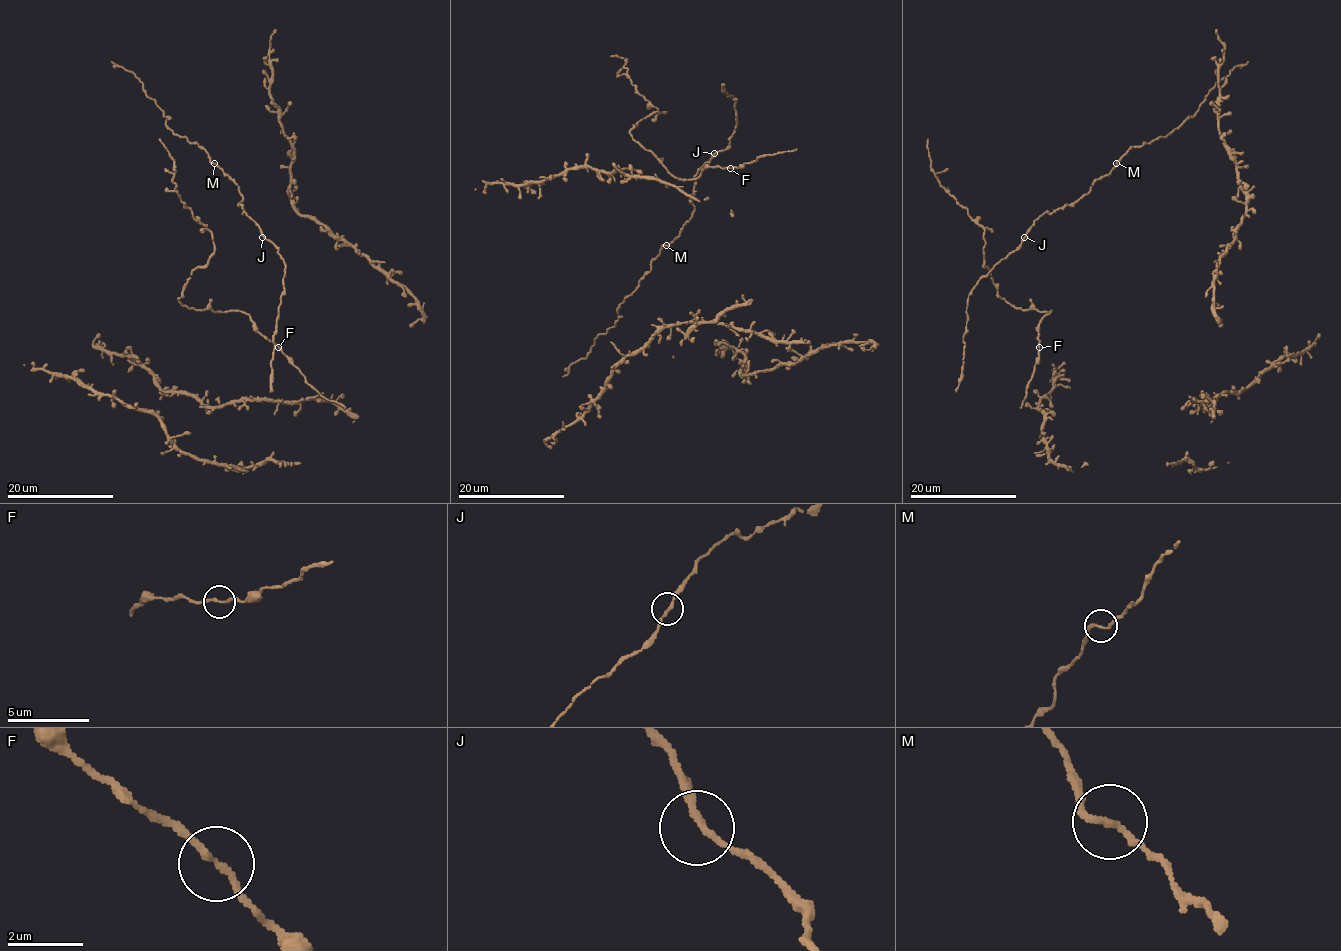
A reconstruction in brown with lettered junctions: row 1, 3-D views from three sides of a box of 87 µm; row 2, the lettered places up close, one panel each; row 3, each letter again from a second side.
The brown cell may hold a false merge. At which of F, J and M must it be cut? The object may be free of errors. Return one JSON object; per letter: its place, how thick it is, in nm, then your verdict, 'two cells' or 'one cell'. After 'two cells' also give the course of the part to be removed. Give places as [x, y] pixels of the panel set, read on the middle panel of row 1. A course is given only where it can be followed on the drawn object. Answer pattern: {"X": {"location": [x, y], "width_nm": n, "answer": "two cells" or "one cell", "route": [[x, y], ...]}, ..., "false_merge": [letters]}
{"F": {"location": [730, 168], "width_nm": 170, "answer": "one cell"}, "J": {"location": [714, 153], "width_nm": 180, "answer": "one cell"}, "M": {"location": [666, 245], "width_nm": 170, "answer": "one cell"}, "false_merge": []}

